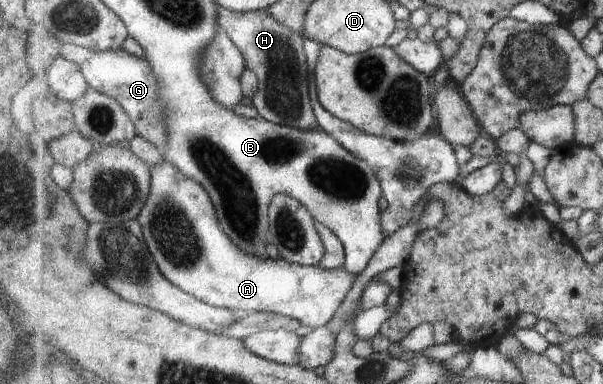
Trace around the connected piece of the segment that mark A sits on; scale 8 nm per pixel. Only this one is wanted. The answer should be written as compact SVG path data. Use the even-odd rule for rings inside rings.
M164 159L161 164L151 167L152 187L148 202L137 217L144 231L144 237L159 270L182 291L213 306L243 313L272 312L297 319L301 325L314 331L326 326L337 315L341 305L353 288L358 276L346 268L327 270L317 265L300 265L280 258L254 256L239 250L238 246L221 228L217 207L209 192L201 183L190 179L171 161Z

